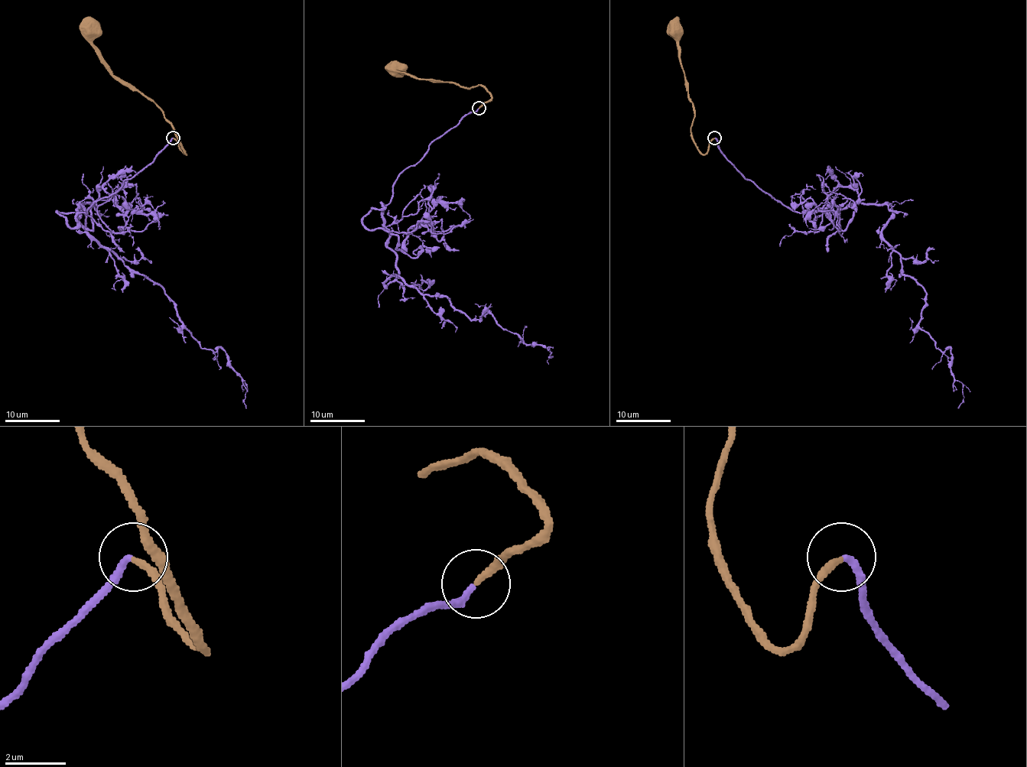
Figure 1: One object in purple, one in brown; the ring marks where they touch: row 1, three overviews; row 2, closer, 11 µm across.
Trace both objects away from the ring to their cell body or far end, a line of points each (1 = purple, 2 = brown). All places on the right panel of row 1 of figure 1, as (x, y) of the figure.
1: (713, 138), (791, 209), (886, 203), (882, 237), (924, 290), (919, 326), (950, 349), (957, 407)
2: (713, 138), (703, 154), (692, 137), (694, 108), (685, 85), (677, 17)

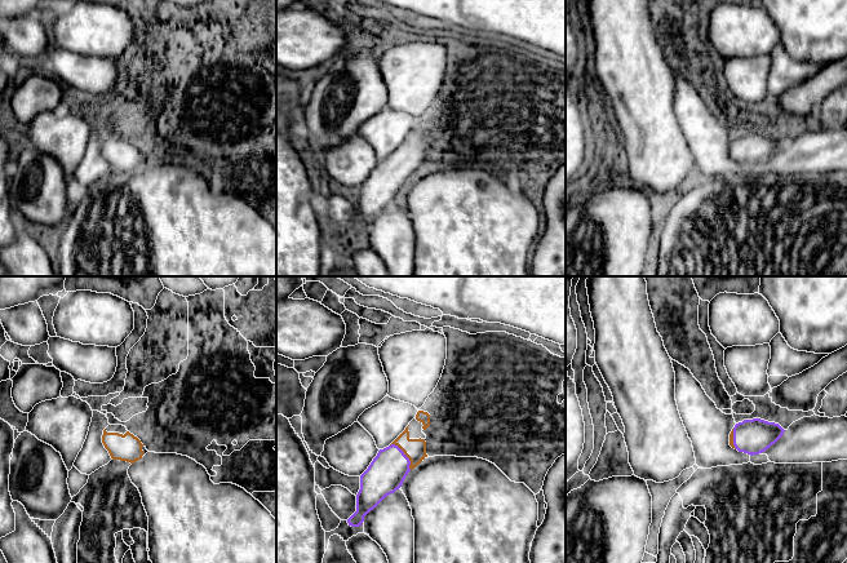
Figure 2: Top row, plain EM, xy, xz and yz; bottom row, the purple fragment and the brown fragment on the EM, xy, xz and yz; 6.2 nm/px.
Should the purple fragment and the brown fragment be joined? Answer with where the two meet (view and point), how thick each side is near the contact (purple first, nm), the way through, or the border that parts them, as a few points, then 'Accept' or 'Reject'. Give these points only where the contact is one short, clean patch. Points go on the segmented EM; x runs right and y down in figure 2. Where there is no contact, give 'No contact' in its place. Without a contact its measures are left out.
Touches purple at xz (404, 455). Thickness 240 nm (purple) against 140 nm. Path across: xz (386, 473), (404, 455), (415, 450). Accept

